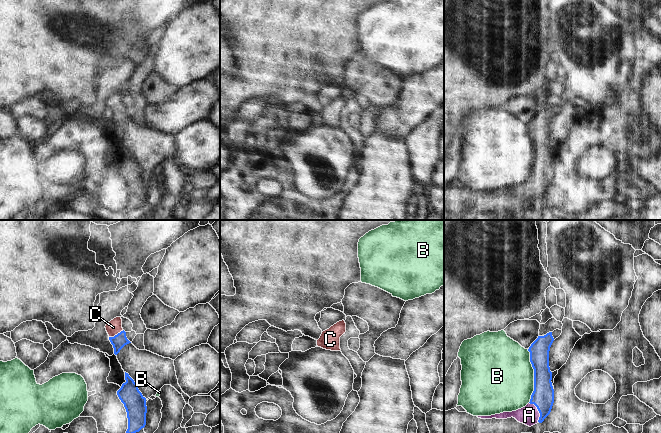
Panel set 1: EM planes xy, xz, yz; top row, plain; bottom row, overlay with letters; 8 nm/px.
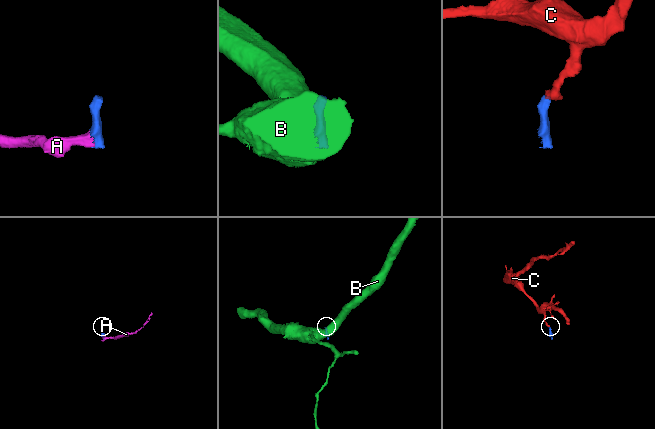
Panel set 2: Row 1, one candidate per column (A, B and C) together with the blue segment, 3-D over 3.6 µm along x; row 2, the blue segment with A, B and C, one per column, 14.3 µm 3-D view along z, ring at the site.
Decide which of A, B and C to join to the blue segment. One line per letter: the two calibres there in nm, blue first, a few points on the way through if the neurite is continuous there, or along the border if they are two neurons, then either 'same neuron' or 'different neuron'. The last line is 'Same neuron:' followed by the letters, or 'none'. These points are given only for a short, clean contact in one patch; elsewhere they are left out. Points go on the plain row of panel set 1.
A: 180 nm thick on the blue side, 160 nm on the other; runs through yz (542, 173), (538, 186), (529, 191); same neuron
B: 180 nm thick on the blue side, 500 nm on the other; different neuron
C: 110 nm thick on the blue side, 120 nm on the other; runs through xy (120, 116), (117, 110), (113, 103); same neuron
Same neuron: A, C

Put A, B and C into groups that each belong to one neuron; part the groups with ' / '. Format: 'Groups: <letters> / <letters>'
Groups: A C / B

